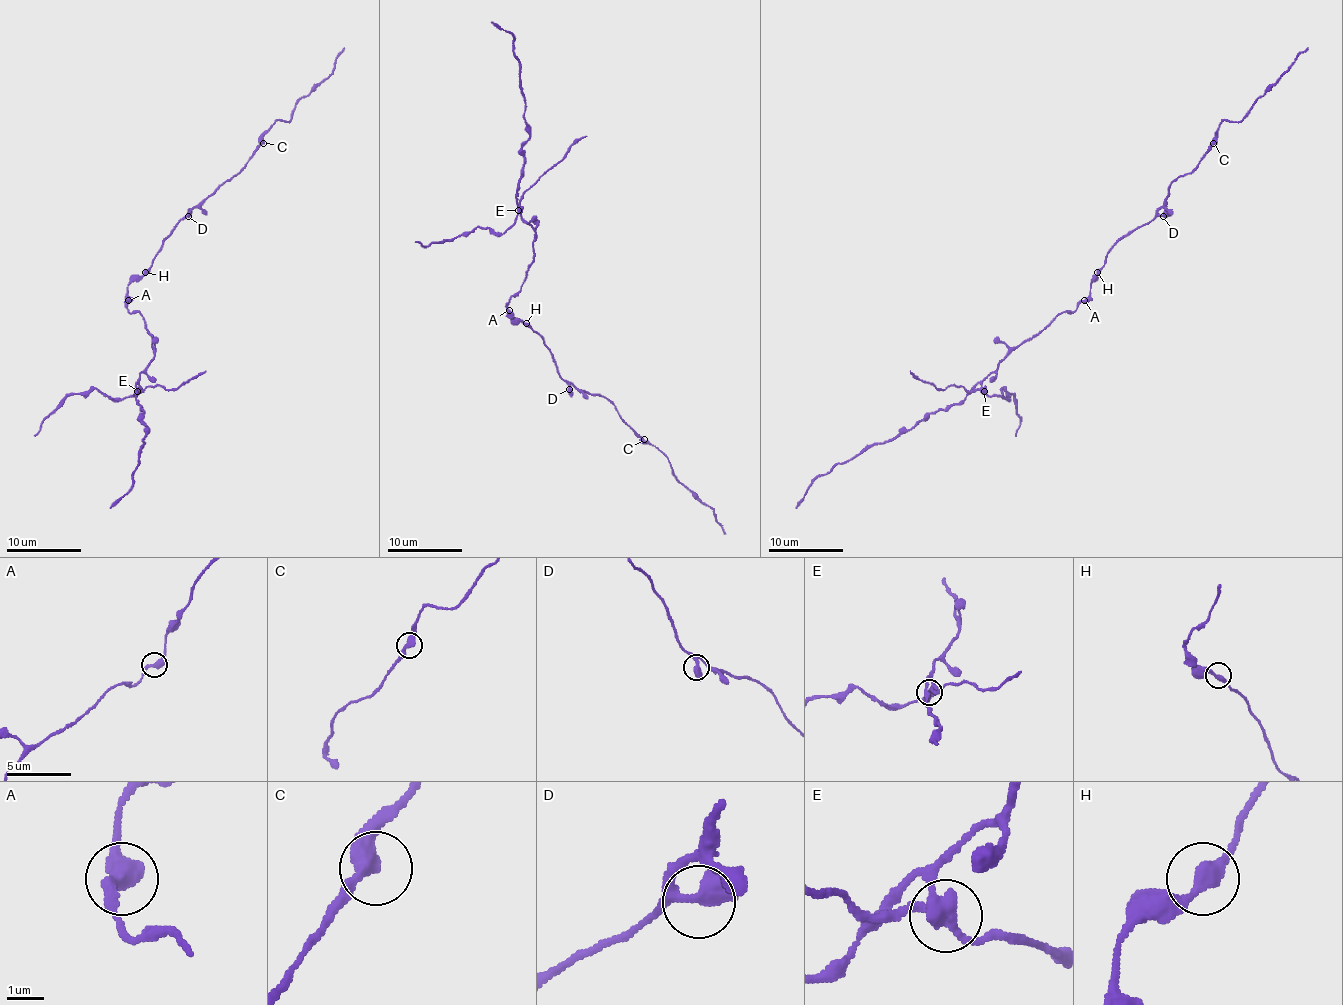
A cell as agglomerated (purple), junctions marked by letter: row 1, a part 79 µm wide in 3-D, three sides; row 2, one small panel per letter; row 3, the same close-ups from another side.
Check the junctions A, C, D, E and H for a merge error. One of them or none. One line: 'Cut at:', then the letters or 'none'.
Cut at: E

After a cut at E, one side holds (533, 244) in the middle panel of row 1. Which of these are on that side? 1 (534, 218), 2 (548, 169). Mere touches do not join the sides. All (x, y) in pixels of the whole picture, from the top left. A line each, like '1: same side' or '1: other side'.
1: same side
2: other side

